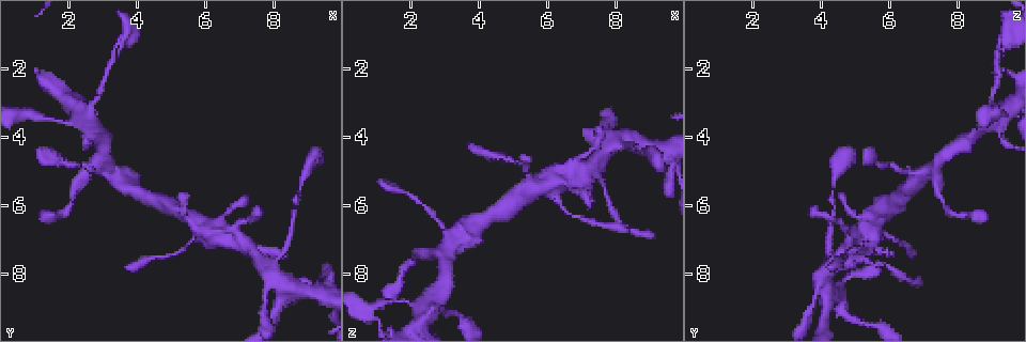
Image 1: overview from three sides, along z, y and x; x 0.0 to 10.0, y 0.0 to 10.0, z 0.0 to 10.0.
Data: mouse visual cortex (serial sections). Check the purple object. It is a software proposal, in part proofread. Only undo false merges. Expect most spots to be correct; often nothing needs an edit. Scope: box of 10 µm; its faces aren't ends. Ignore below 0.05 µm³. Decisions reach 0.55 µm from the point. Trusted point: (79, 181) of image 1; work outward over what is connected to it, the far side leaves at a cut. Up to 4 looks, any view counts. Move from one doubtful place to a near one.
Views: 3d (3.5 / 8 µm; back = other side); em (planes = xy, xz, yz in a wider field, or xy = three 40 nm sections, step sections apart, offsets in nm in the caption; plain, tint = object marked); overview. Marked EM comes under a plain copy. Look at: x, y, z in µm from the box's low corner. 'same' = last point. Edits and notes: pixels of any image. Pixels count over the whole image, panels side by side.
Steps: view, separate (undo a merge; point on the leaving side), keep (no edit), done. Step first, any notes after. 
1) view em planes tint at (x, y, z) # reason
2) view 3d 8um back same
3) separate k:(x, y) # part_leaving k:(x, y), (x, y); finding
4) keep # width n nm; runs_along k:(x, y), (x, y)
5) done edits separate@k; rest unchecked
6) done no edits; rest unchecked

view 3d 3.5um at (1.65, 6.30, 8.50) # sharp bend

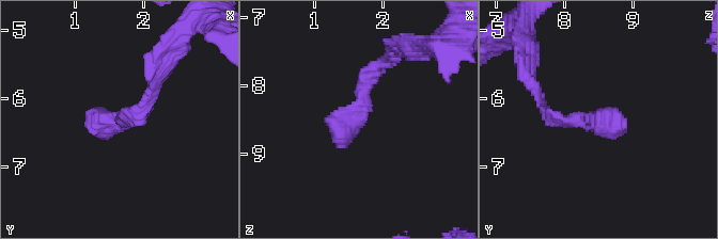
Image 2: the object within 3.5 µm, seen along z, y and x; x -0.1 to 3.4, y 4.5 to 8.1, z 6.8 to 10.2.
view em xy step 2 tint at (1.60, 6.35, 8.45)

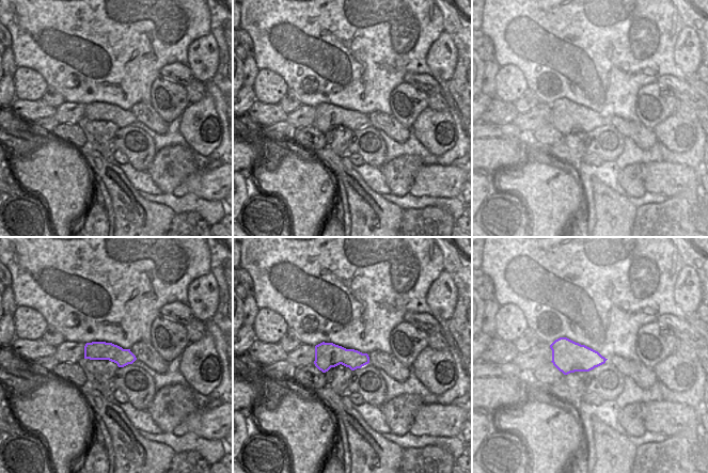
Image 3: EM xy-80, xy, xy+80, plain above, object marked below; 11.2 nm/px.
keep # one cell here

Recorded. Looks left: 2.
view 3d 3.5um at (7.70, 7.75, 4.35) # thin arm on a thick one

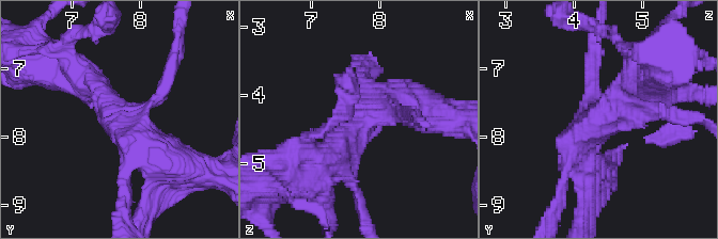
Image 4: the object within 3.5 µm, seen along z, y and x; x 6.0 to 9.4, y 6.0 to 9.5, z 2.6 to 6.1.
view em xy step 2 tint at (7.70, 7.75, 4.35)

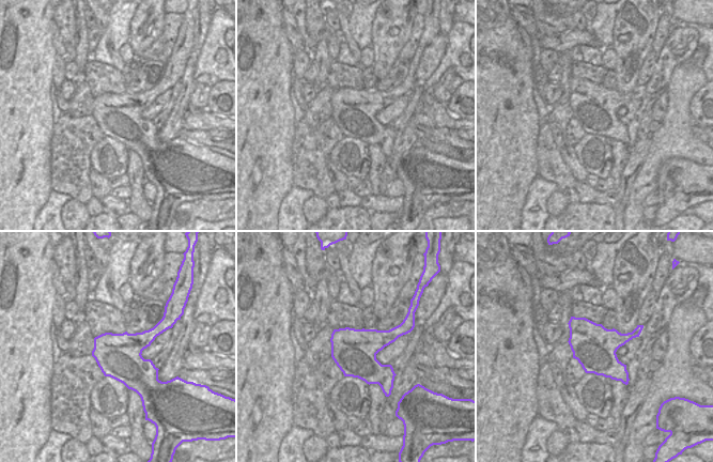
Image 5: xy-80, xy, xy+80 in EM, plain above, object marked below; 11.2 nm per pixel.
keep # runs_along 4:(83, 80), (169, 162); continuous, no second cell

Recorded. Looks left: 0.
done no edits; rest unchecked

